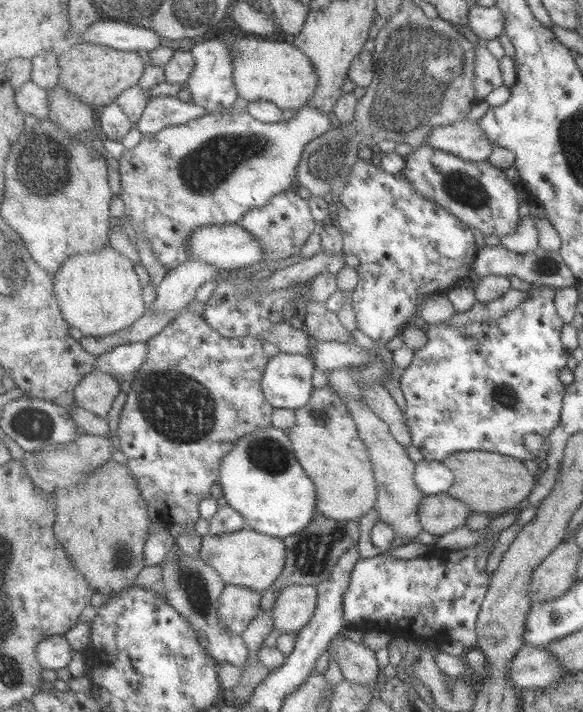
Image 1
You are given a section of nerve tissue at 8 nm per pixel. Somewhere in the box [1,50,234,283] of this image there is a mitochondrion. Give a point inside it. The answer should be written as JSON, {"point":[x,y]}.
{"point":[42,166]}

